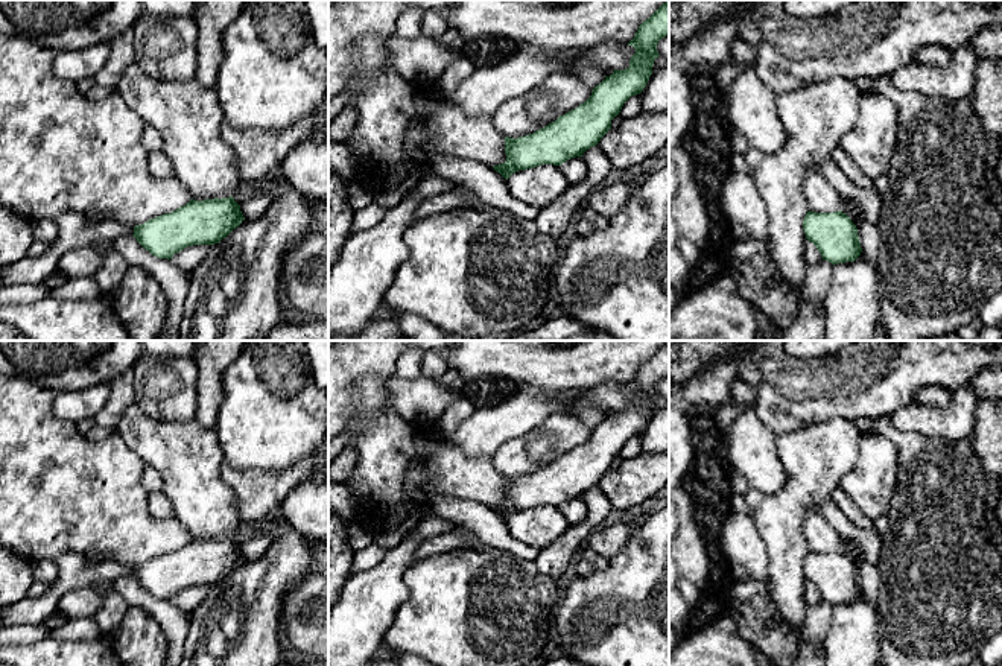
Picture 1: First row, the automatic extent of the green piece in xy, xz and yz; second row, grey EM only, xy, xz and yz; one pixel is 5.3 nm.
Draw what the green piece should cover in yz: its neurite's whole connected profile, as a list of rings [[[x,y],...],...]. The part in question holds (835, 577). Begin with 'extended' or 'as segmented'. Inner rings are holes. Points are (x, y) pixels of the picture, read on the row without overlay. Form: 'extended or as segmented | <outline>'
as segmented | [[[841,550],[833,553],[807,552],[803,570],[823,601],[832,605],[855,602],[862,593],[858,569]]]

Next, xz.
as segmented | [[[669,341],[639,366],[628,383],[636,389],[628,409],[605,417],[584,444],[547,467],[525,477],[505,477],[506,502],[493,506],[494,511],[508,520],[518,511],[541,505],[561,506],[596,487],[611,470],[611,461],[619,456],[623,444],[646,427],[654,401],[660,397],[657,385],[666,376],[669,376]]]

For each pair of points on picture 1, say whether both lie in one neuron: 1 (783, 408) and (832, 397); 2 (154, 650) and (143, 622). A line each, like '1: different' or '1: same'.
1: same
2: same

